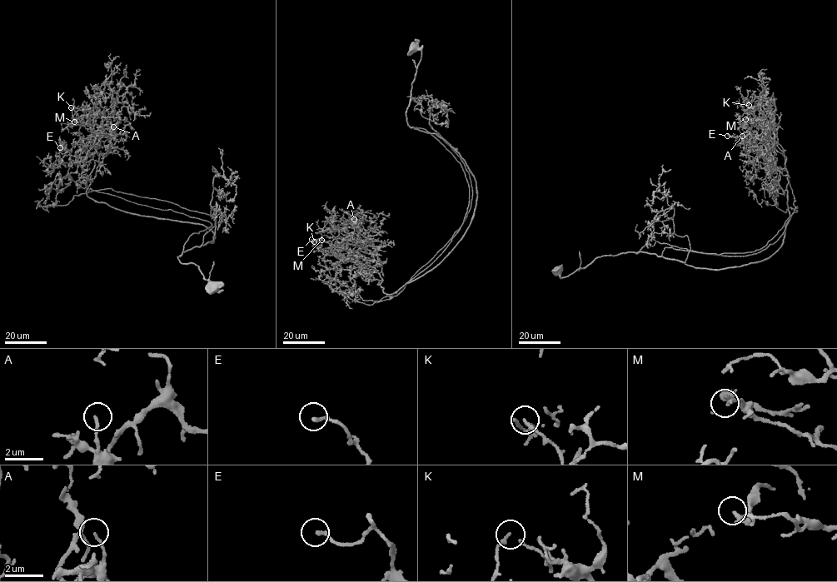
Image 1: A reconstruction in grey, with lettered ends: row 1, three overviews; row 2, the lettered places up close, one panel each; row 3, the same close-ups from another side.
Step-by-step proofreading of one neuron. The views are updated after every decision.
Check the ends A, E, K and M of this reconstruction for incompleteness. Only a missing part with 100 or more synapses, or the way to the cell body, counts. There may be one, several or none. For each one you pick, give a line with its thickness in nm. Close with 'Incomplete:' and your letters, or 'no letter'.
Incomplete: no letter

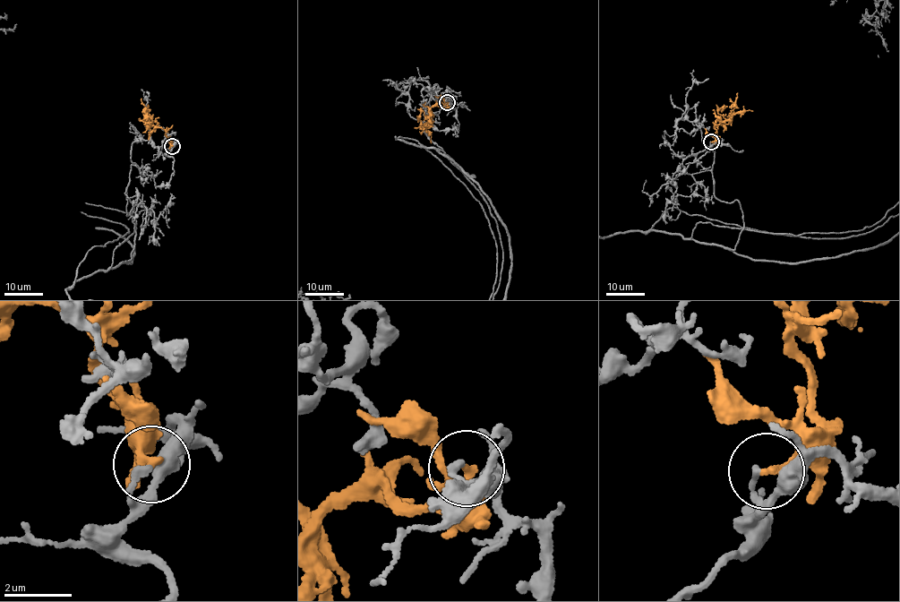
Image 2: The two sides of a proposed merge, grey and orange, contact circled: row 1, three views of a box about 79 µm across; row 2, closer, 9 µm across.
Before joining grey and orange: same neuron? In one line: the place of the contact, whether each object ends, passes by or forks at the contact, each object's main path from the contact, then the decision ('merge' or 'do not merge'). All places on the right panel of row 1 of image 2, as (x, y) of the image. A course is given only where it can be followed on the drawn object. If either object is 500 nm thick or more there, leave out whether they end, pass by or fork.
at (711, 141); grey ends there; orange ends there; grey runs (711, 141), (682, 162), (714, 150), (714, 195), (743, 218), (734, 249), (655, 229); orange runs (712, 141), (716, 137), (715, 121), (728, 120), (734, 108), (737, 92); merge

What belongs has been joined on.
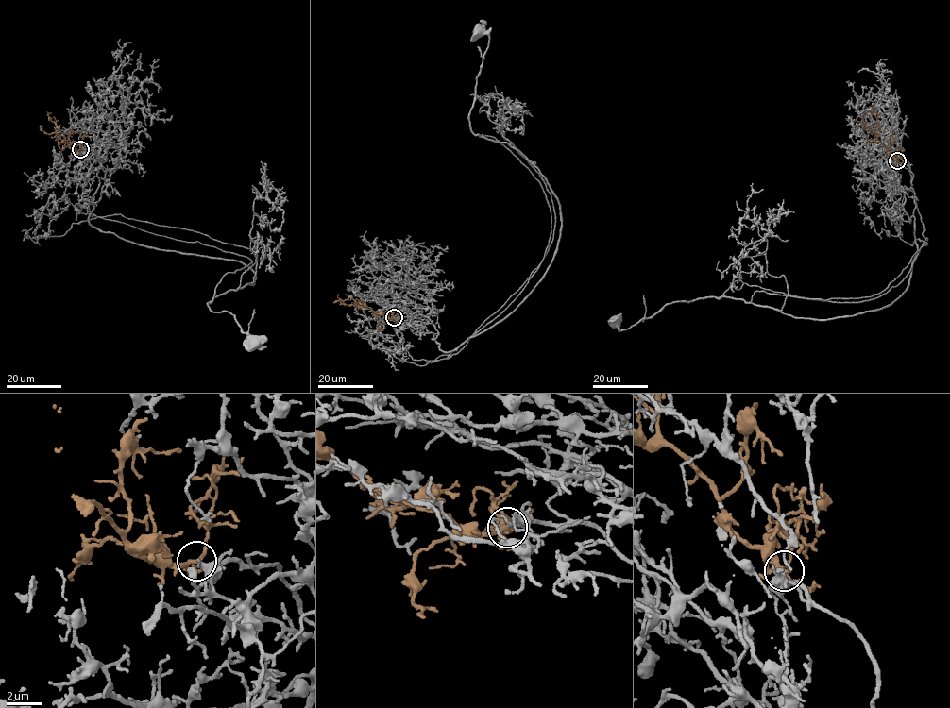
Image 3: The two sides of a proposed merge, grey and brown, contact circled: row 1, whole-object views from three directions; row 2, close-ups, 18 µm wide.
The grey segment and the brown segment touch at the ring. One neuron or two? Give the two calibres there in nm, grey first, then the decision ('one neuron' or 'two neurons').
440/180 nm | two neurons

